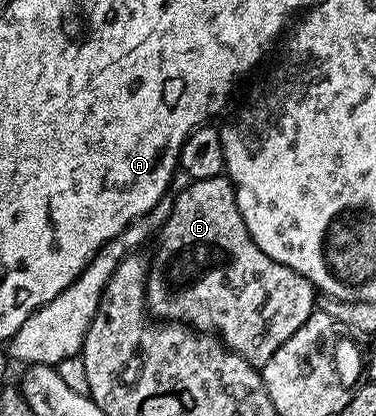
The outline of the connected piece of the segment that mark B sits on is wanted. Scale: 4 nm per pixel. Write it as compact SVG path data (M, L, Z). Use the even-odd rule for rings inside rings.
M223 174L216 178L190 180L177 195L174 205L170 208L170 217L162 224L162 233L158 236L154 257L151 255L148 260L146 273L147 309L151 317L157 318L159 321L177 322L197 331L208 332L217 336L226 347L231 348L236 354L240 354L251 366L261 369L262 365L268 362L268 358L272 358L272 354L276 354L278 347L284 342L288 342L288 338L292 338L292 334L296 334L296 330L300 330L300 326L304 326L304 322L308 322L308 318L316 310L316 289L314 285L308 282L308 278L304 278L300 274L296 274L296 270L268 258L268 254L264 254L264 250L260 250L260 246L256 246L256 242L252 242L252 234L248 234L248 226L244 226L240 206L236 206L234 184L230 181L229 176Z

